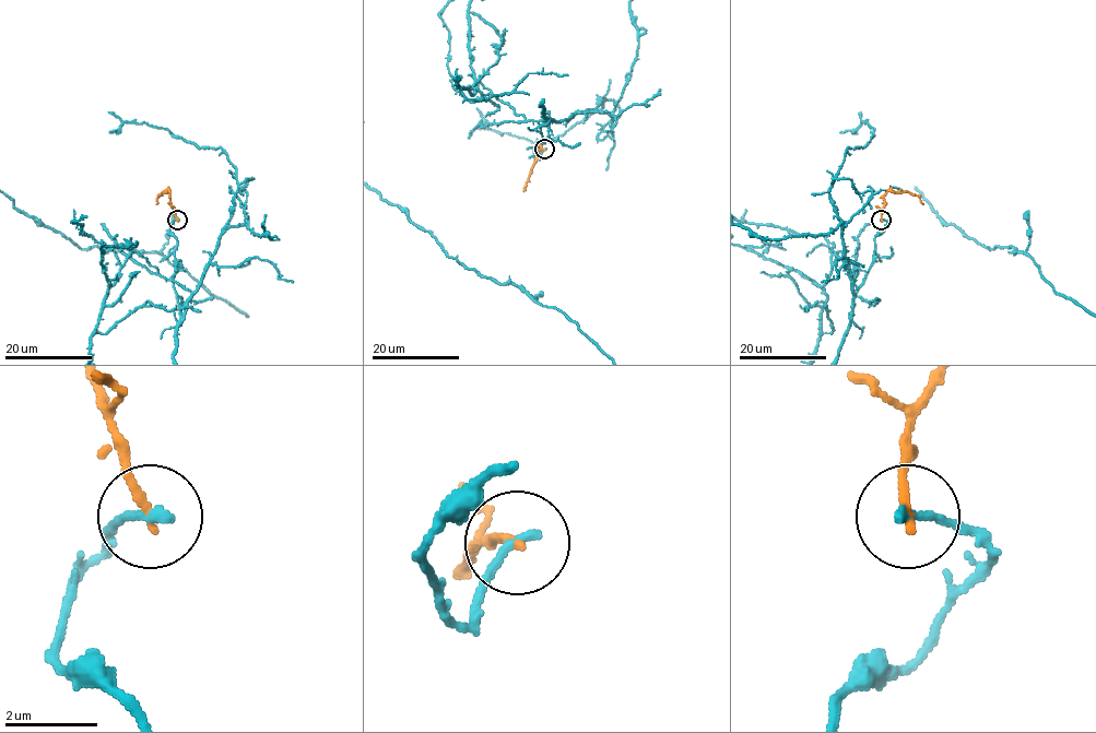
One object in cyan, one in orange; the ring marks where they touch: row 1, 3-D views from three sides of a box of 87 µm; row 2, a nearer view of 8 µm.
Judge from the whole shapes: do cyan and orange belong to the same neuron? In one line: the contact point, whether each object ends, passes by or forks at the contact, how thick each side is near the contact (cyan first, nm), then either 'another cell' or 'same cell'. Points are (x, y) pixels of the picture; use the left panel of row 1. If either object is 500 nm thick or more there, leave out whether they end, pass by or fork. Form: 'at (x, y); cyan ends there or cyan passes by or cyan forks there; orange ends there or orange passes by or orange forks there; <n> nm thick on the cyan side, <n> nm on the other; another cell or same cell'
at (177, 220); cyan ends there; orange ends there; 220 nm thick on the cyan side, 200 nm on the other; another cell

